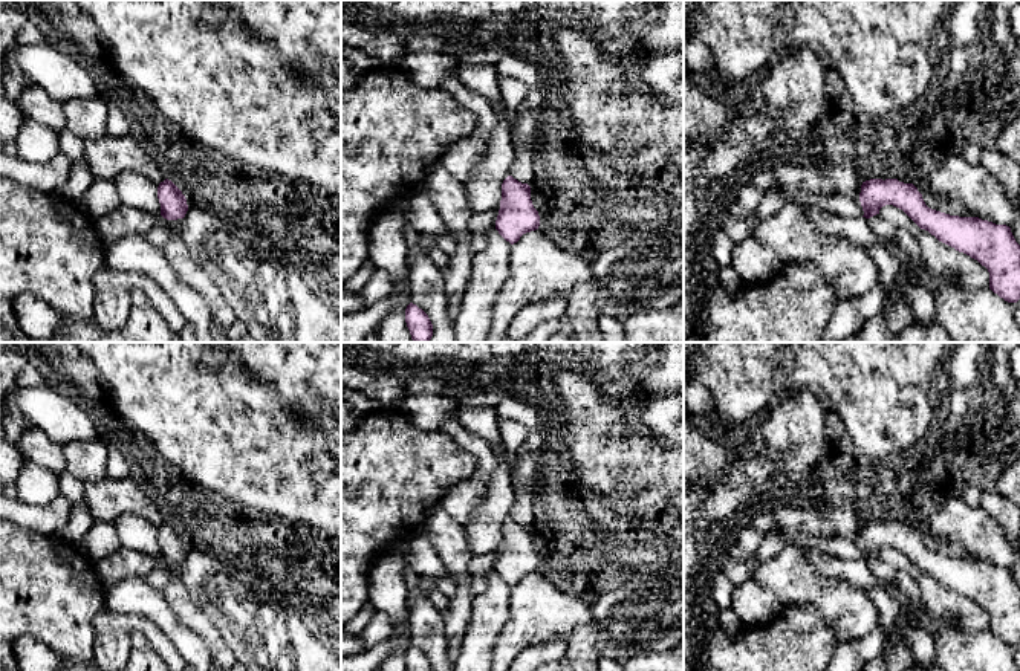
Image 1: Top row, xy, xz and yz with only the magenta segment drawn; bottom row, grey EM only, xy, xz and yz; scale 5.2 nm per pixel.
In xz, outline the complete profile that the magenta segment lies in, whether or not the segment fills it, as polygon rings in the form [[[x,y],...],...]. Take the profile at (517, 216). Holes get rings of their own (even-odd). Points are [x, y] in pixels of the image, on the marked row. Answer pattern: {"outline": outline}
{"outline": [[[508,176],[502,183],[495,229],[506,241],[514,245],[523,234],[535,231],[538,226],[540,216],[531,200],[531,186]]]}

